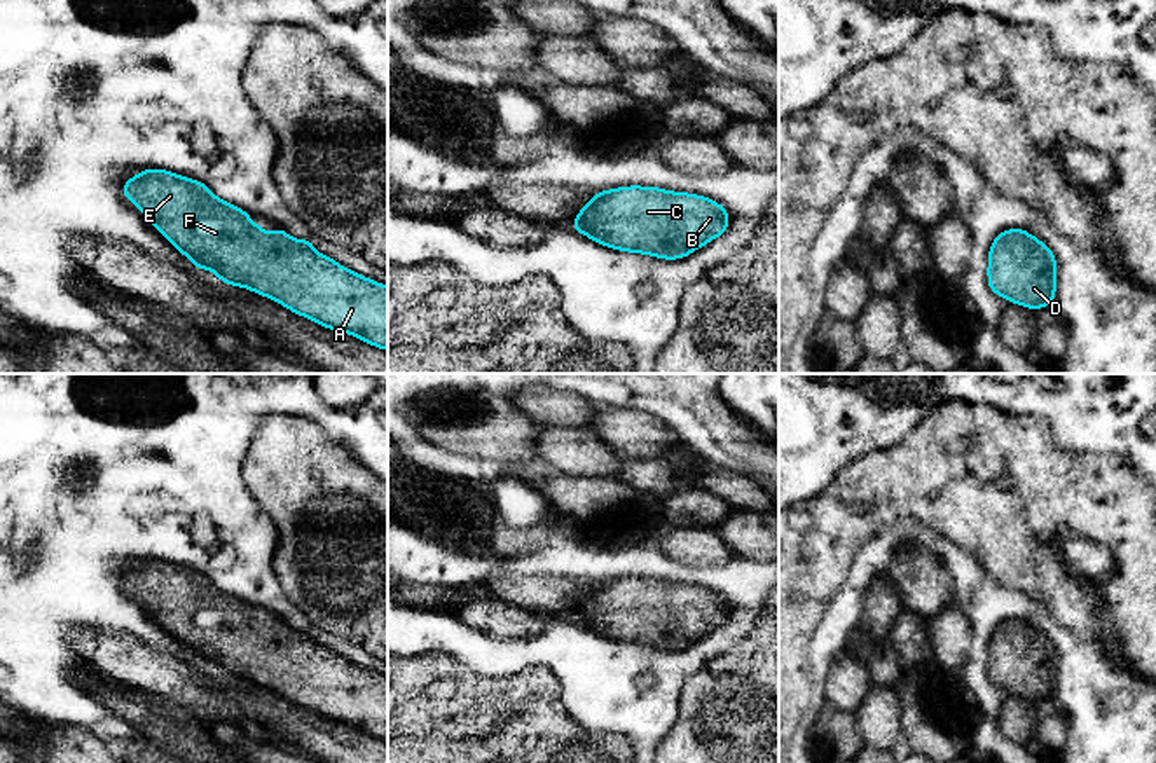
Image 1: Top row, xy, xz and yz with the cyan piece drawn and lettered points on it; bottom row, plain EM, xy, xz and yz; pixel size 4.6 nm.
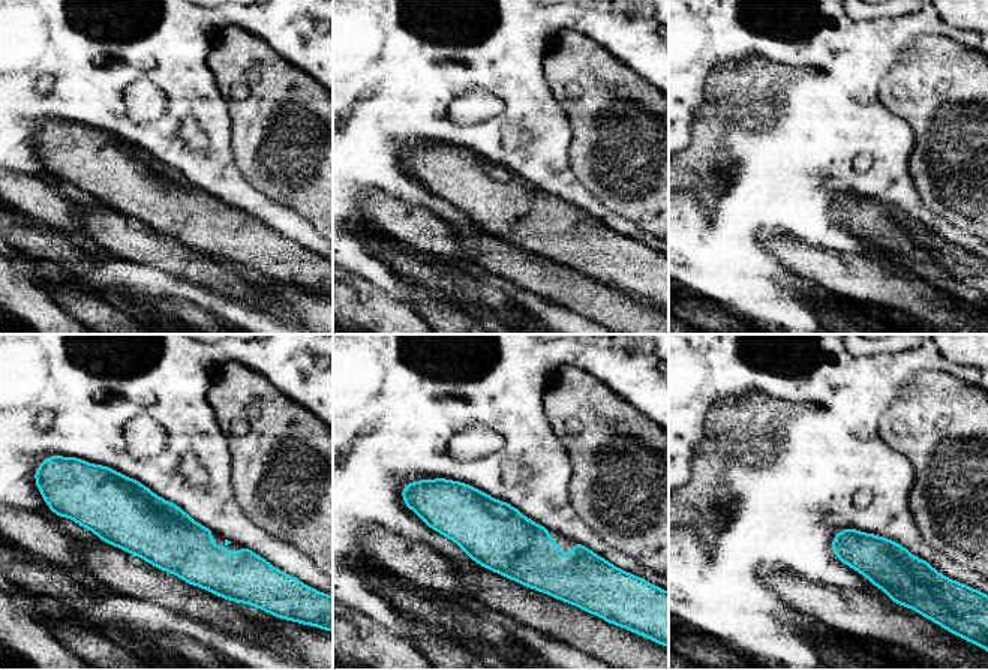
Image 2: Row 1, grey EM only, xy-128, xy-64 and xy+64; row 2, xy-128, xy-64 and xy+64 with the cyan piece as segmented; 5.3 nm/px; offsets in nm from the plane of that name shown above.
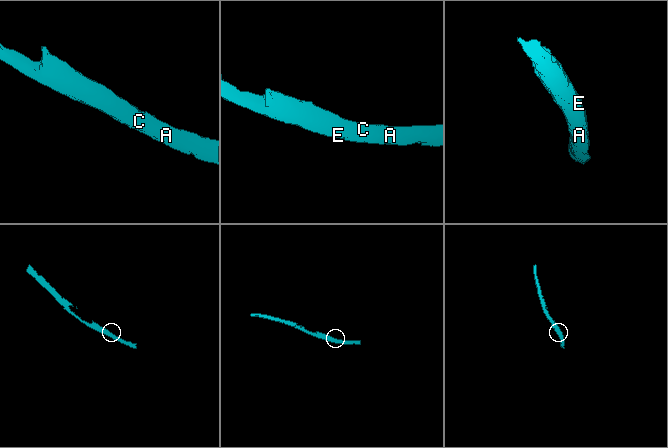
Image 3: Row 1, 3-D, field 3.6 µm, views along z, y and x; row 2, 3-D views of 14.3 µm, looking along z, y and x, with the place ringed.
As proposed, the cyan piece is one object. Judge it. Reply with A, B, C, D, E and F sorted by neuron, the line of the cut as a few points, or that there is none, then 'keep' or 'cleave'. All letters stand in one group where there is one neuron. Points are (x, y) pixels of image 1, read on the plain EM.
groups A B C D E F; cut none; keep

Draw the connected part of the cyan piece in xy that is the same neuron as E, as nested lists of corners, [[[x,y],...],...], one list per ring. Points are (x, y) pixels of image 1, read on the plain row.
[[[166,560],[140,562],[124,573],[122,587],[197,660],[215,663],[225,676],[272,690],[325,719],[388,742],[388,677],[321,646],[311,630],[299,632],[281,618],[262,622],[248,602],[218,590],[208,576]]]

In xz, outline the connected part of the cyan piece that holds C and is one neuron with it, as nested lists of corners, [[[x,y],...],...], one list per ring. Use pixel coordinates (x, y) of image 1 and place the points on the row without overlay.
[[[632,576],[592,585],[573,620],[613,641],[676,651],[723,627],[728,611],[709,588]]]

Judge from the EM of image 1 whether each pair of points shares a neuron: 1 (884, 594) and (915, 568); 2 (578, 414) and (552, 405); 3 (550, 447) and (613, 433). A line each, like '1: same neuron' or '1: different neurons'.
1: different neurons
2: same neuron
3: different neurons

